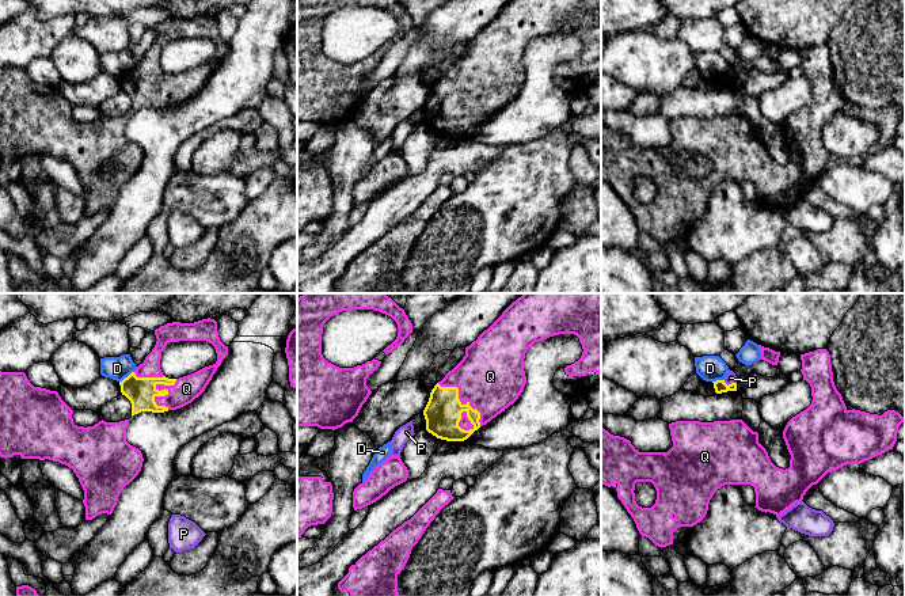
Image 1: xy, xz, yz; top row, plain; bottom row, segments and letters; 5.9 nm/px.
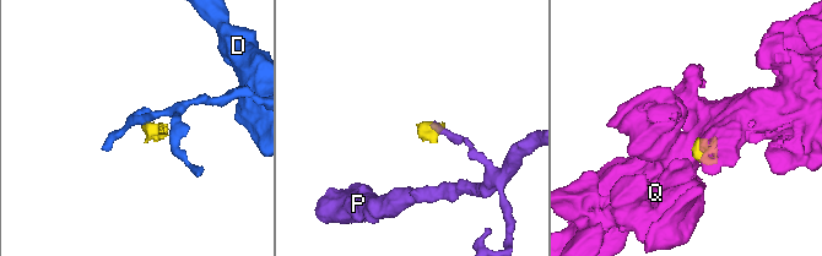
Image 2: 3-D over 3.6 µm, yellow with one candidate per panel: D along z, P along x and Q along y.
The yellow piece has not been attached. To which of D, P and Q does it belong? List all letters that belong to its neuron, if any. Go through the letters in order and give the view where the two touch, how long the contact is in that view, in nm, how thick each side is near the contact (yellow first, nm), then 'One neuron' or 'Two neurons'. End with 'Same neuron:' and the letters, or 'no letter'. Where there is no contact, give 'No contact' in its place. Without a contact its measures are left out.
D: Touches yellow in xy. Shared border 110 nm. Thickness 170 nm (yellow) against 140 nm. Two neurons
P: Touches yellow in yz. Shared border 80 nm. Thickness 70 nm (yellow) against 60 nm. Two neurons
Q: Touches yellow in xy. Shared border 200 nm. Thickness 170 nm (yellow) against 150 nm. One neuron
Same neuron: Q

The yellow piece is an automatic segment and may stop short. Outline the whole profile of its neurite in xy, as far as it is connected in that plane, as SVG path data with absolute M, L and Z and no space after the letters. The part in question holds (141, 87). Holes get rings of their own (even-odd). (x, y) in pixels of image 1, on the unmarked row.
M202 15L194 19L172 18L155 26L156 41L134 68L119 77L121 88L132 99L132 111L141 107L164 109L180 105L198 94L228 52L218 33L217 18ZM206 37L217 49L217 57L191 71L168 75L160 65L161 48L168 38Z

